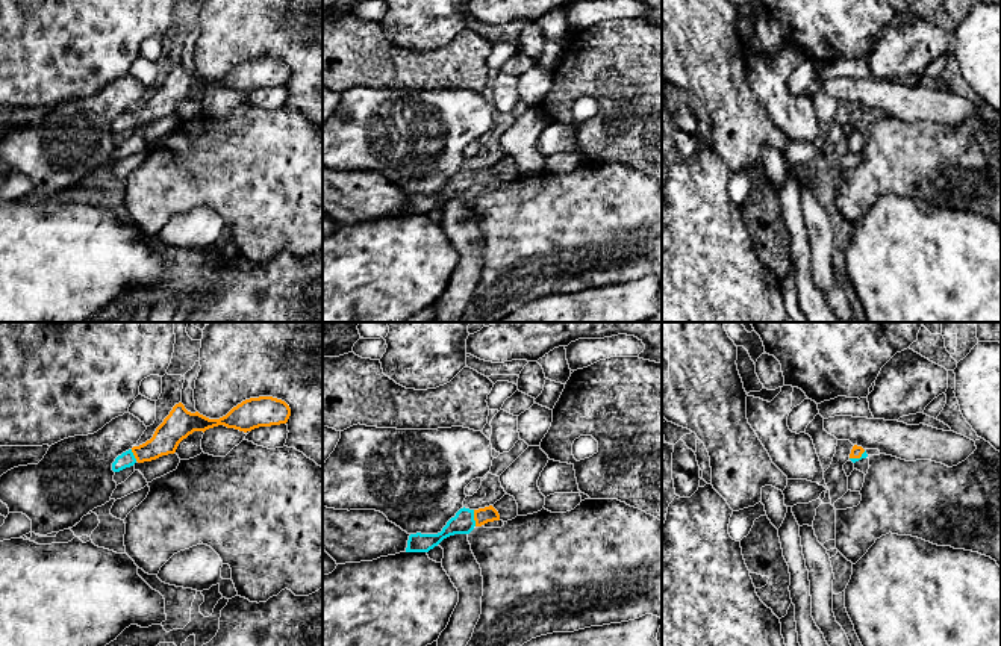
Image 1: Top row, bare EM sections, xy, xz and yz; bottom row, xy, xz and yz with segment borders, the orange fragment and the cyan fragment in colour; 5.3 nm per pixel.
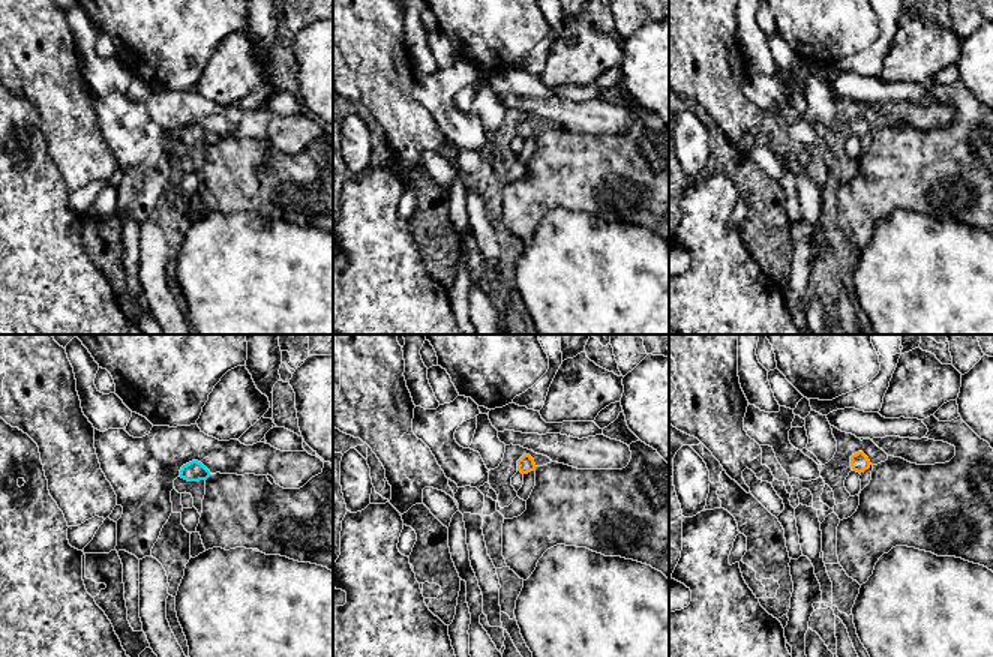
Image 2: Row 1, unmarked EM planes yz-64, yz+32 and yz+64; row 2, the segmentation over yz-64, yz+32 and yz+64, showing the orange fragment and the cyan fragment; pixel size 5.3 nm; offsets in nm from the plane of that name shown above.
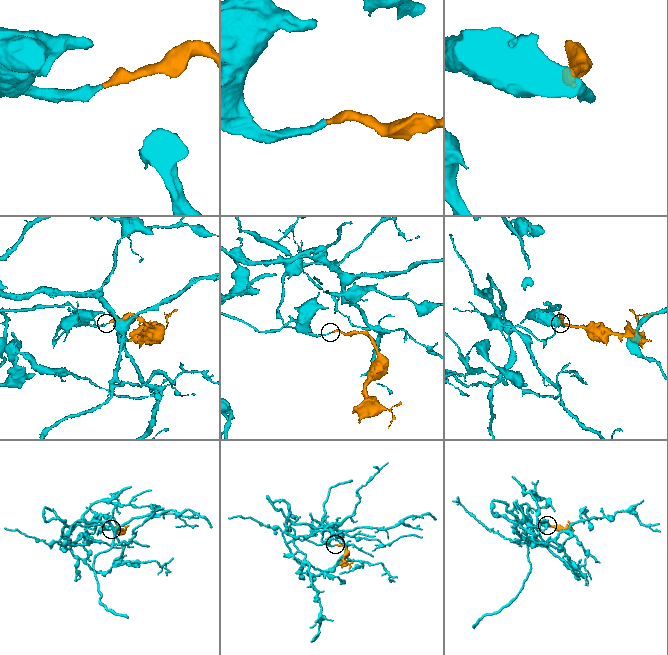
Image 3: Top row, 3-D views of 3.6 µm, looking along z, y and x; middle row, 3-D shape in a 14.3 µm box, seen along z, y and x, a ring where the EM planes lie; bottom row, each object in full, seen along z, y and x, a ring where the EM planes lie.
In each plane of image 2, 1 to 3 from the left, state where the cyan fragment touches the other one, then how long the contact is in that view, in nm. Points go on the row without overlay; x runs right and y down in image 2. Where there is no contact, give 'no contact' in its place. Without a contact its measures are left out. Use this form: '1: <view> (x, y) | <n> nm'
1: no contact
2: no contact
3: no contact

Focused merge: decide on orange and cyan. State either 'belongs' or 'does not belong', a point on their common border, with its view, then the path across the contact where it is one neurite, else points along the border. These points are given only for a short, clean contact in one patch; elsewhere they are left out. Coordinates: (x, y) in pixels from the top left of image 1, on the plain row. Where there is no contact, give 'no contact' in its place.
belongs; meets orange in xz at (474, 179); runs through xz (482, 177), (474, 179), (464, 183)

